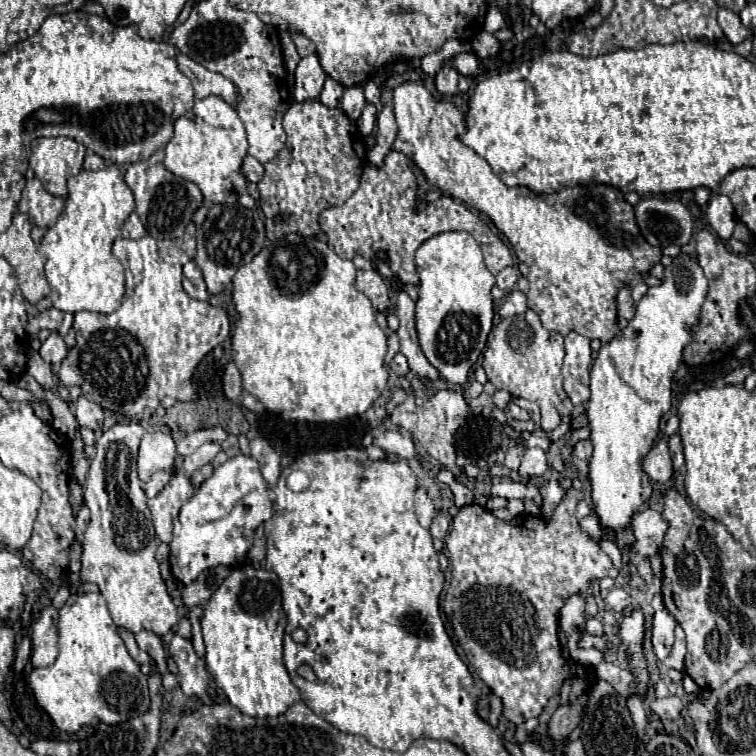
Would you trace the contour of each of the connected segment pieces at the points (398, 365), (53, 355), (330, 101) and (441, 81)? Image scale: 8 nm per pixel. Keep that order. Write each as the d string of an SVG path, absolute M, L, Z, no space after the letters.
M398 353L398 355L392 359L390 369L392 369L396 375L406 375L406 373L410 371L410 369L408 369L408 359L406 359L402 353Z
M52 333L40 347L40 357L44 359L44 363L52 365L54 369L60 367L62 359L66 357L66 353L68 353L66 345L64 345L64 341L62 341L62 337L58 333Z
M328 77L324 83L324 89L322 89L322 95L320 95L320 103L328 105L328 107L336 107L342 99L342 93L344 93L344 87L338 81Z
M446 63L438 73L436 73L436 89L442 93L442 95L448 95L452 97L456 91L458 91L458 71Z

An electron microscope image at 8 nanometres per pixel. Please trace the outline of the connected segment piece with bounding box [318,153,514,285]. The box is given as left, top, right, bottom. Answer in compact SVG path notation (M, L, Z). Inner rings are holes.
M396 153L396 161L386 159L384 163L386 165L382 165L382 169L372 169L372 165L364 167L358 191L346 203L324 209L320 213L320 219L318 219L320 229L326 237L330 237L330 245L334 247L338 257L352 259L354 255L362 255L370 259L382 251L387 254L388 265L400 277L400 281L416 285L418 271L416 271L414 258L417 247L438 233L466 231L480 243L482 253L484 253L484 263L492 275L496 275L500 269L508 265L514 265L512 253L504 245L504 241L488 227L486 221L474 215L463 203L448 195L442 195L436 203L421 202L417 197L417 179L408 165L408 157L404 157L402 153ZM404 237L406 237L406 243L404 243L403 256L401 256L403 245L400 242L404 241Z

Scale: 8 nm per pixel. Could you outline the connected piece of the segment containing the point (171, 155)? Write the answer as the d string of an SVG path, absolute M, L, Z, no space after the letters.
M216 95L196 99L192 111L192 119L178 117L174 121L174 137L166 145L164 165L172 173L196 183L206 201L234 205L246 191L246 179L240 173L240 165L248 149L244 123L236 115L234 105Z

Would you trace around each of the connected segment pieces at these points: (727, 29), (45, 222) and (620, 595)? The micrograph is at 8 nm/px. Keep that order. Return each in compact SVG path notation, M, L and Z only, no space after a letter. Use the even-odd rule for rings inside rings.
M720 9L718 11L718 25L722 27L726 39L730 43L742 43L746 37L748 37L748 29L742 25L740 17L728 9Z
M36 177L26 179L26 187L22 191L22 199L18 203L18 211L28 213L32 223L48 229L56 223L58 215L64 209L64 199L50 195L44 185Z
M614 587L614 589L606 595L604 601L606 601L608 609L612 609L612 611L616 611L616 613L622 613L622 611L626 611L626 609L632 609L632 605L634 605L634 599L632 599L630 591L628 591L628 589L622 589L622 587Z

